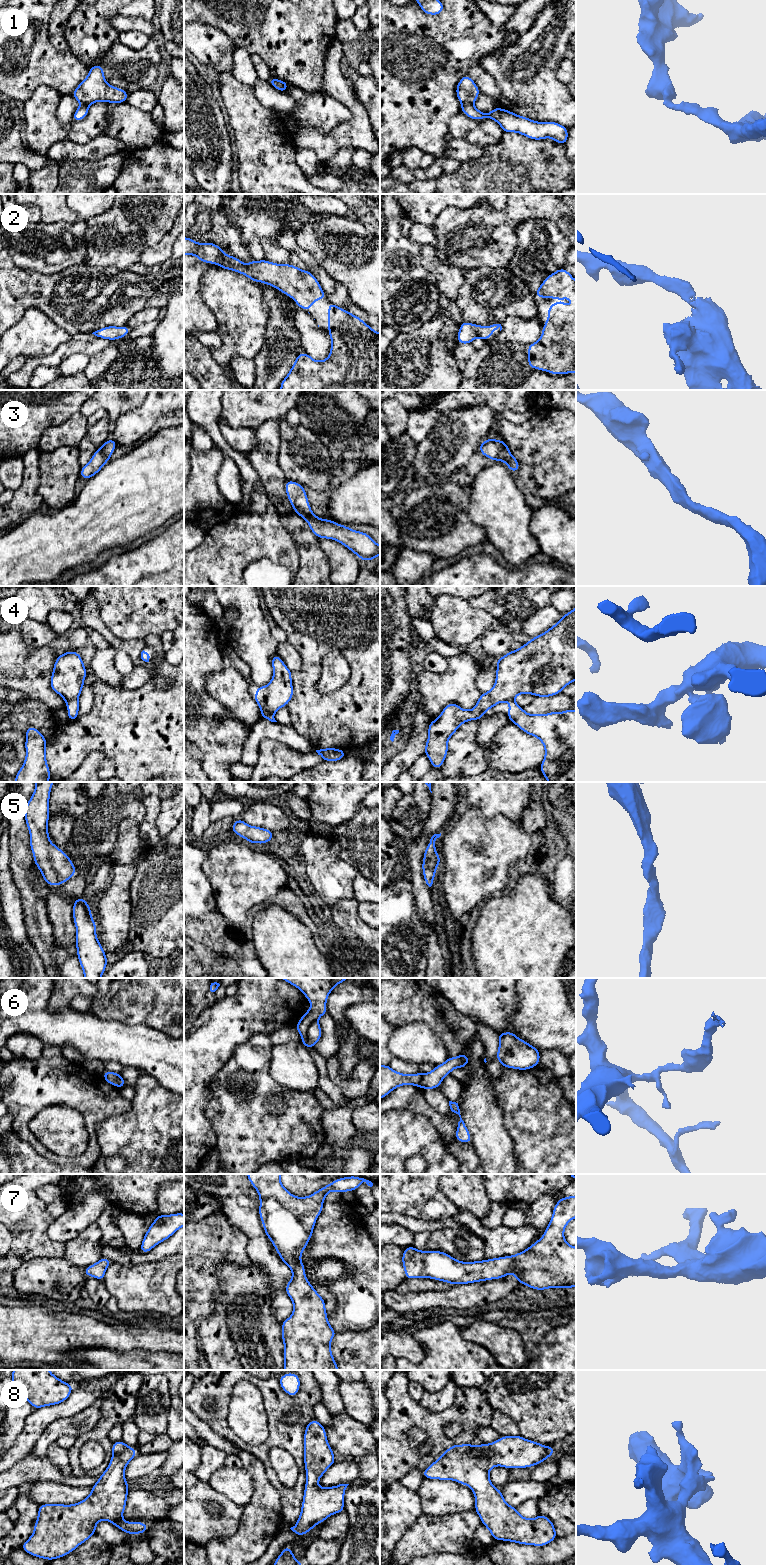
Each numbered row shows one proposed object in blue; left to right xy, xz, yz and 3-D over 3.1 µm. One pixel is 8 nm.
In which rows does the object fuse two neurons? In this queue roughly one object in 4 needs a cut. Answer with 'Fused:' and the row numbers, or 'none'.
Fused: 1, 4, 6

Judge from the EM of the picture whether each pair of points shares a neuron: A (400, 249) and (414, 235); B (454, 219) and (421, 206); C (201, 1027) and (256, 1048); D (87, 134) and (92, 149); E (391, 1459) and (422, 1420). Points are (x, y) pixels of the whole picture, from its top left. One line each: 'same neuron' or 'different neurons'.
A: different neurons
B: different neurons
C: different neurons
D: different neurons
E: same neuron

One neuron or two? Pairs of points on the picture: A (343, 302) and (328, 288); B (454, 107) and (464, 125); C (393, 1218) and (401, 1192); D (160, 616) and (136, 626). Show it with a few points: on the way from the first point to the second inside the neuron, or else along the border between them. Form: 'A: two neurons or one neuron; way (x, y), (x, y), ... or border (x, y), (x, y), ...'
A: two neurons; border (337, 282), (334, 290), (326, 295)
B: two neurons; border (460, 111), (449, 120), (449, 134)
C: two neurons; border (390, 1212), (418, 1218)
D: one neuron; way (154, 616), (145, 616), (141, 620)

